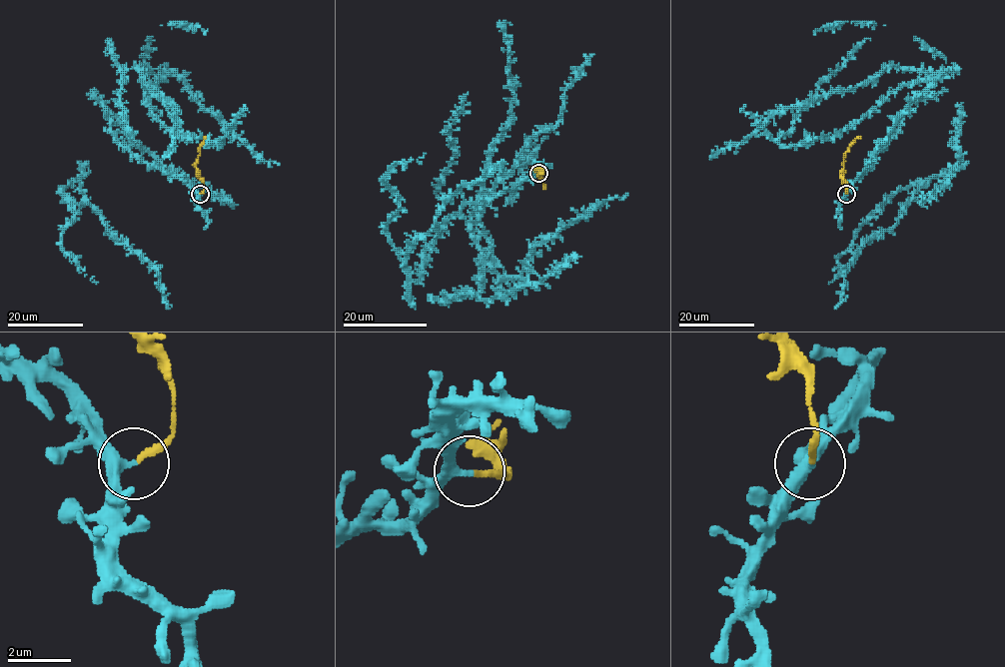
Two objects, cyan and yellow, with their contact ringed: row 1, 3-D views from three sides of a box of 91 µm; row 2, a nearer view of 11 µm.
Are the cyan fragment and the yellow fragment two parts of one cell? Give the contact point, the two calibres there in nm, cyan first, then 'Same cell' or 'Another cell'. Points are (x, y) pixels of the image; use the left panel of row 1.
Place: (200, 194). Thickness 320 nm (cyan) against 200 nm. Another cell

